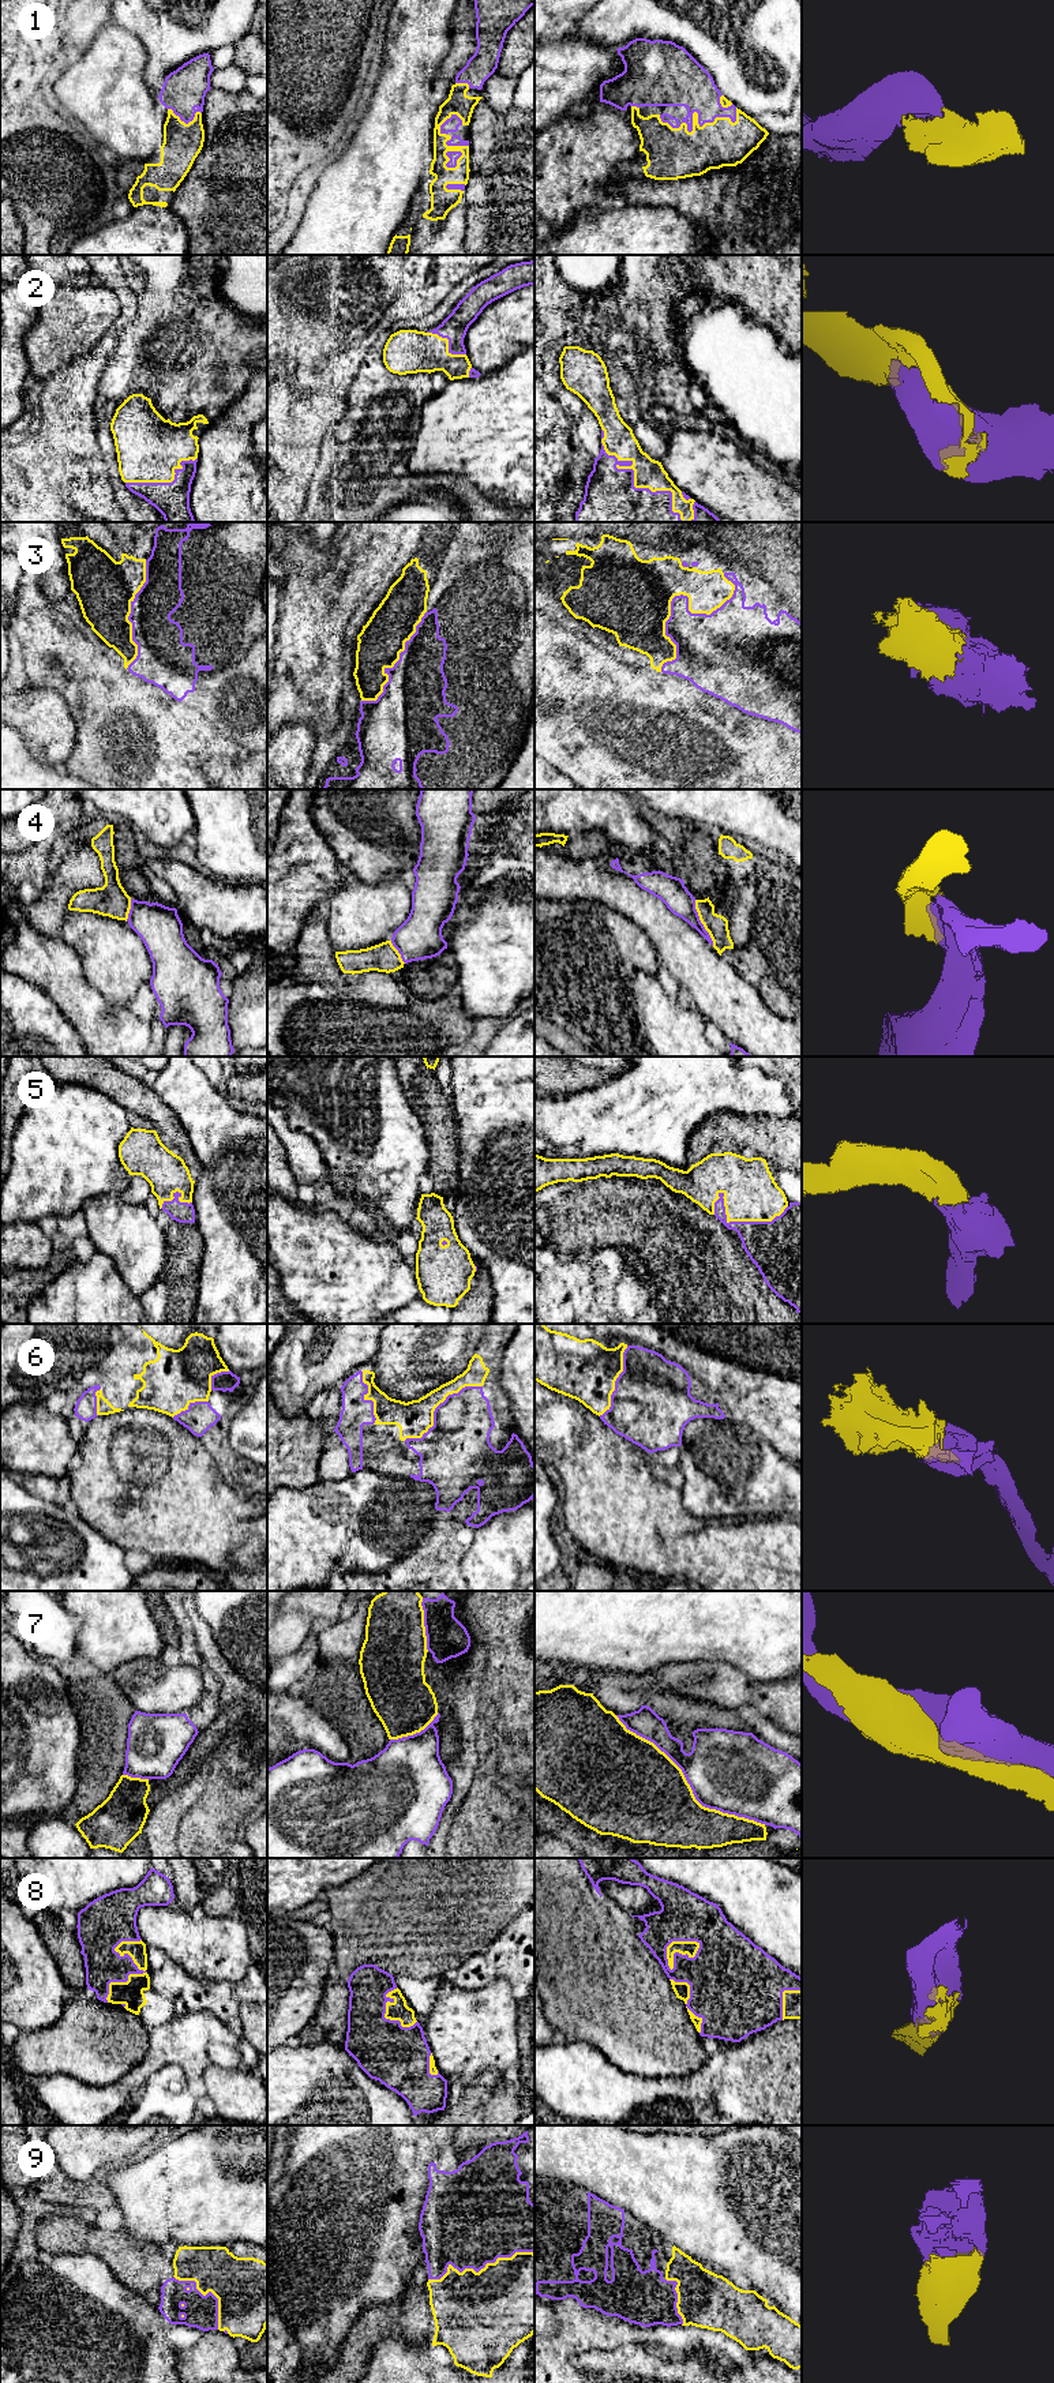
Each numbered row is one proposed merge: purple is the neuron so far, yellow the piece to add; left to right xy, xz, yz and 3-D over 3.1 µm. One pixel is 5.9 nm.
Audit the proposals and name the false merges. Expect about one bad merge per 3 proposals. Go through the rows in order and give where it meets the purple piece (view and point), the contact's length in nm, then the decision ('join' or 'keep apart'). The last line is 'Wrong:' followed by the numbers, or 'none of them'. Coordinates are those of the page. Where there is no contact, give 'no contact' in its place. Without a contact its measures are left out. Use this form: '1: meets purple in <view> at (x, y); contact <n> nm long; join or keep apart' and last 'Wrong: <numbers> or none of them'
1: meets purple in yz at (696, 111); contact 460 nm long; join
2: meets purple in yz at (640, 488); contact 650 nm long; join
3: meets purple in yz at (681, 595); contact 700 nm long; join
4: meets purple in yz at (701, 923); contact 300 nm long; keep apart
5: meets purple in yz at (736, 1222); contact 440 nm long; join
6: meets purple in xz at (435, 1408); contact 550 nm long; join
7: meets purple in yz at (690, 1786); contact 1100 nm long; keep apart
8: meets purple in xy at (142, 1970); contact 420 nm long; join
9: meets purple in xz at (479, 2270); contact 650 nm long; join
Wrong: 4, 7

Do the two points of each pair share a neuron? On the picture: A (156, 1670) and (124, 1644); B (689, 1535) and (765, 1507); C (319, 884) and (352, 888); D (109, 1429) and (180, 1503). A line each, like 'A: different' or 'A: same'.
A: different
B: different
C: different
D: same

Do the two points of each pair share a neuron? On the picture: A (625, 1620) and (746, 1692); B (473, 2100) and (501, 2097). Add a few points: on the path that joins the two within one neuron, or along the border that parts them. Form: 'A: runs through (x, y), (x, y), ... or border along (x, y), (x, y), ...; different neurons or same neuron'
A: border along (726, 1661), (668, 1662), (661, 1666); different neurons
B: border along (501, 2078), (479, 2111); different neurons

